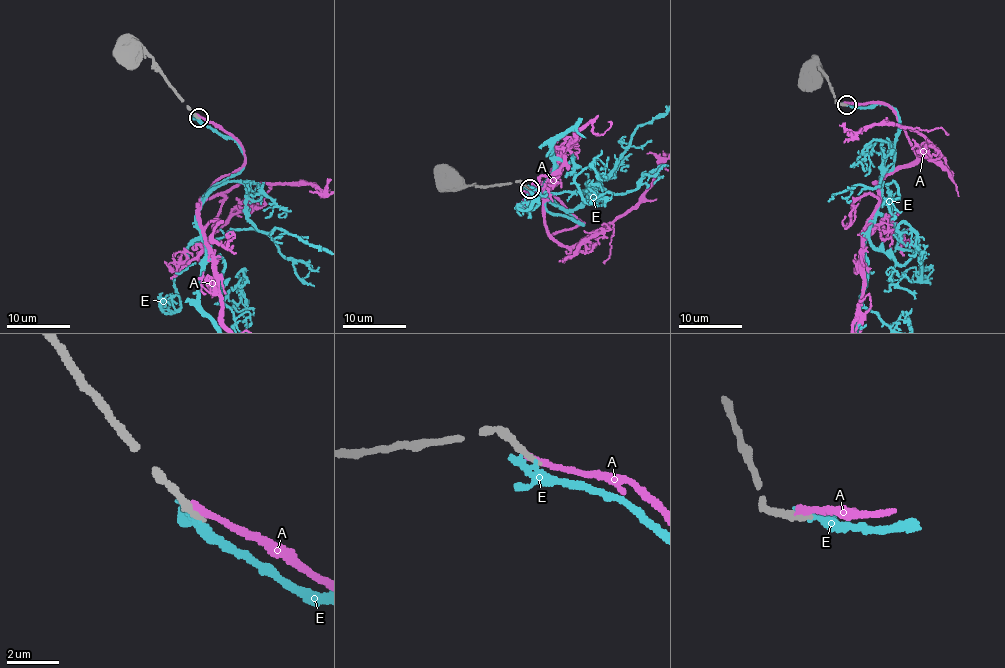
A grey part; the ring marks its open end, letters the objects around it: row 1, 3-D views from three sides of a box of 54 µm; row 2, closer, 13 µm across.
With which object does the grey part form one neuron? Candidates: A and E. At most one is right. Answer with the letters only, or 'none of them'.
none of them

